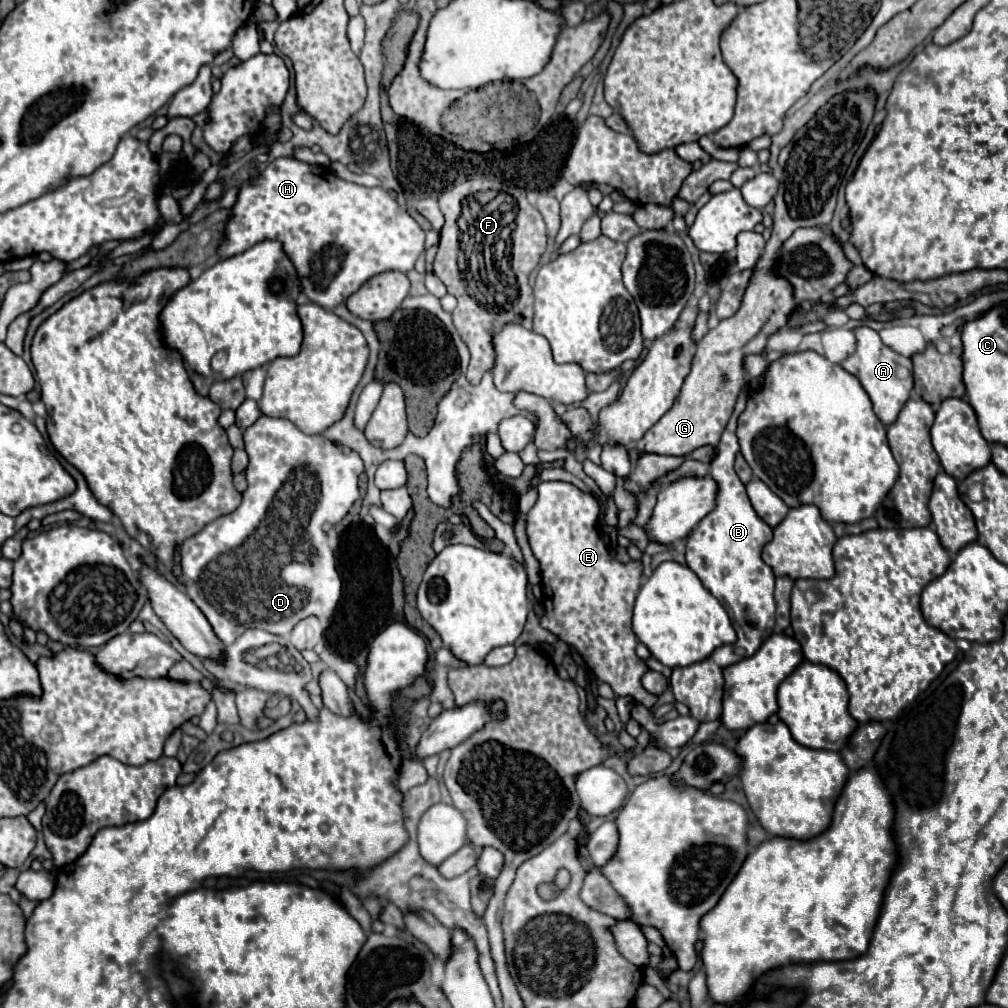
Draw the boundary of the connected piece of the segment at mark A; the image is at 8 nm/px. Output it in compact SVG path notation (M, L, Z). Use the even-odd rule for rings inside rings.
M858 327L854 331L854 335L858 339L858 347L848 359L842 361L842 367L860 381L860 385L864 387L864 391L868 393L868 397L874 403L874 413L884 423L884 427L890 427L896 421L902 407L906 405L906 401L910 399L910 391L914 385L912 361L908 357L892 351L890 347L886 347L880 341L880 335L870 327Z

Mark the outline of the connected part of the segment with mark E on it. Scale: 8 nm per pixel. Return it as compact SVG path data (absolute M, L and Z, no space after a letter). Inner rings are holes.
M562 481L538 485L538 501L526 515L526 535L532 553L540 563L540 577L544 587L544 613L540 617L540 625L572 645L592 667L596 677L608 683L618 697L632 697L644 707L654 707L658 695L648 693L642 687L642 675L648 671L648 665L634 651L638 641L630 623L634 597L642 581L642 563L616 561L616 557L610 553L610 547L604 543L600 529L596 527L598 515L598 501L592 495L582 493L578 487Z

